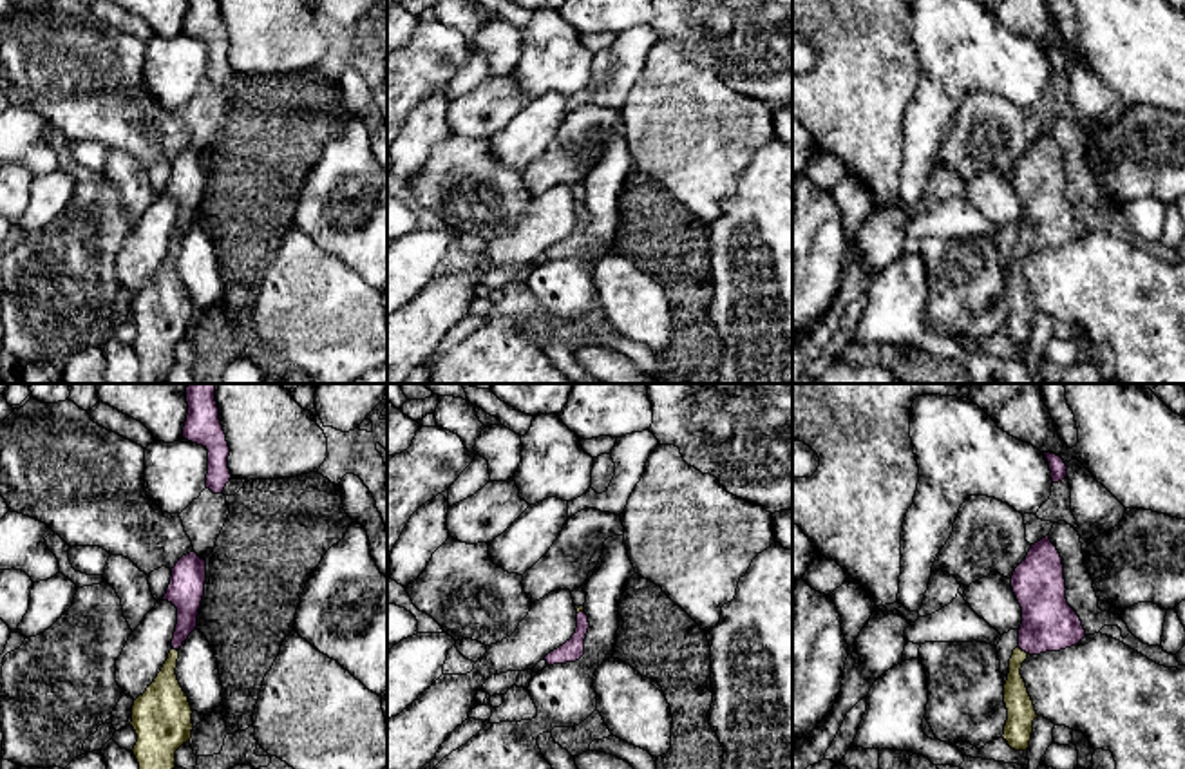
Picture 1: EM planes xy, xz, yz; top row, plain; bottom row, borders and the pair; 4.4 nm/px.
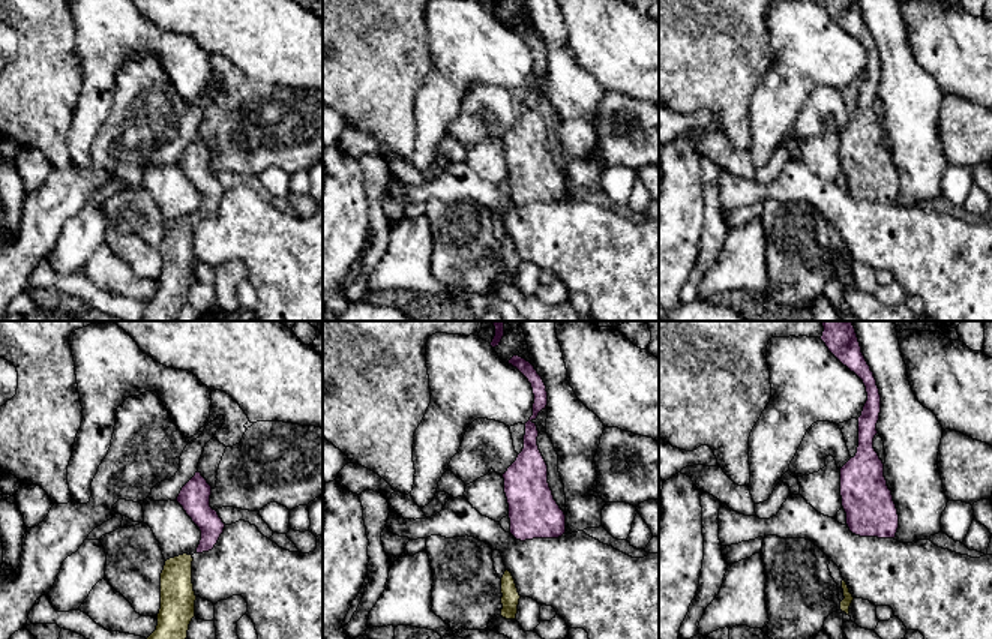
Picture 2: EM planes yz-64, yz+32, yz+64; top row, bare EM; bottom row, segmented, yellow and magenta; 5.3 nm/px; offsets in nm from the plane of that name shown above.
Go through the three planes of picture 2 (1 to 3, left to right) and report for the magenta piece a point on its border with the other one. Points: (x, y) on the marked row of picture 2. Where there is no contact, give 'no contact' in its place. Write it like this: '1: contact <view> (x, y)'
1: no contact
2: no contact
3: no contact

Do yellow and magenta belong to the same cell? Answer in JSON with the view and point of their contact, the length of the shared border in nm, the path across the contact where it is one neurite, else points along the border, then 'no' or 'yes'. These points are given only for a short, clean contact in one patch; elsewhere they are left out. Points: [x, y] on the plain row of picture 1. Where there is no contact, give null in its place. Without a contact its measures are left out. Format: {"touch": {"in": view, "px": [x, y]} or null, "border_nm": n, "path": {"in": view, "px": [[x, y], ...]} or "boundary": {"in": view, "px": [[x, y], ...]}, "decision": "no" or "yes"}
{"touch": {"in": "yz", "px": [1021, 245]}, "border_nm": 50, "path": {"in": "yz", "px": [[1019, 299], [1015, 256], [1021, 245], [1048, 218]]}, "decision": "yes"}

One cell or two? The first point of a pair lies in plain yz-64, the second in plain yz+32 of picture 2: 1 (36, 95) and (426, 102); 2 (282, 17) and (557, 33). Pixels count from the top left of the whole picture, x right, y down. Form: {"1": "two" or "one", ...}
{"1": "two", "2": "two"}

